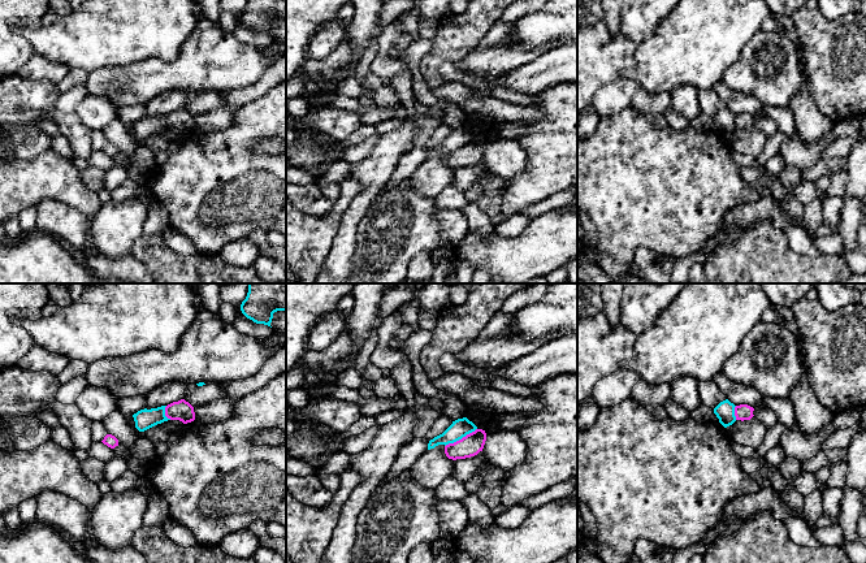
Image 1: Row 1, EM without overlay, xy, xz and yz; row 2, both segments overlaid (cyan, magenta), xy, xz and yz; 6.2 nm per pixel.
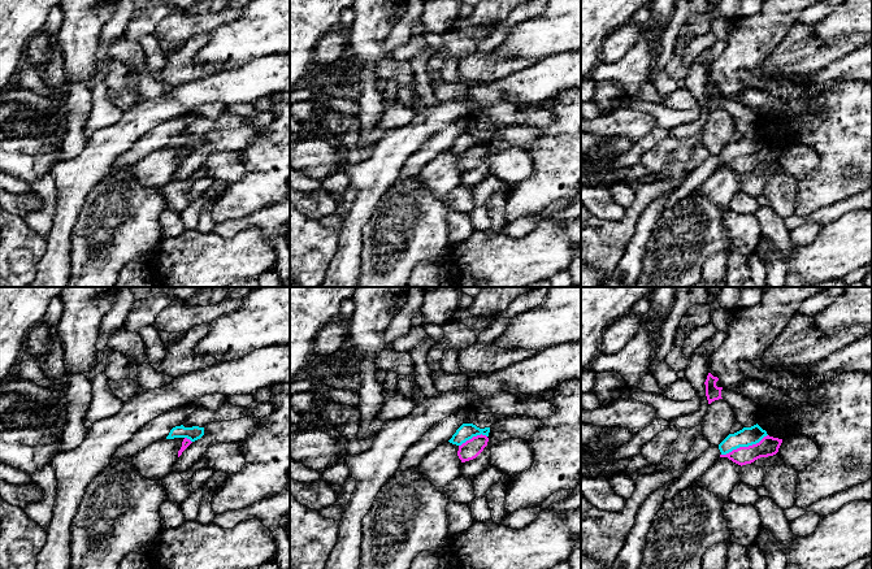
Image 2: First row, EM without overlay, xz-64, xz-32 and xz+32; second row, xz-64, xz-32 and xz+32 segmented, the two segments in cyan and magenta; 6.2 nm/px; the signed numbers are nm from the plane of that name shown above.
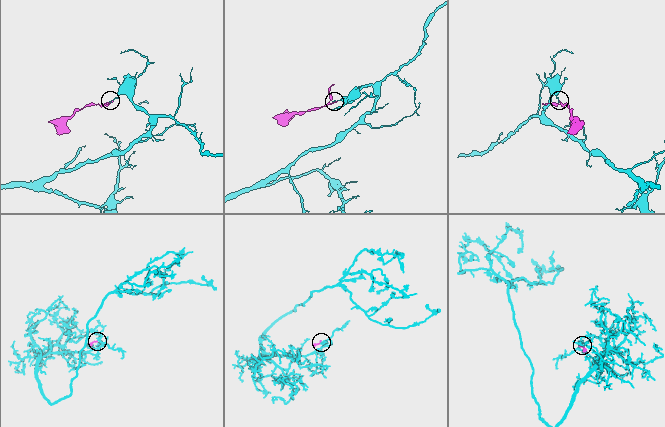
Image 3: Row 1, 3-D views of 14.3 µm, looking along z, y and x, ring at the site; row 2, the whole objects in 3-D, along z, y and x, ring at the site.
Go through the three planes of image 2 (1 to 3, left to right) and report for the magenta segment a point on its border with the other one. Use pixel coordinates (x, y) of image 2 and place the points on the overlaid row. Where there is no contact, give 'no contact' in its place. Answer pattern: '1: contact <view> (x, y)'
1: contact xz-64 (189, 438)
2: contact xz-32 (472, 437)
3: contact xz+32 (743, 446)

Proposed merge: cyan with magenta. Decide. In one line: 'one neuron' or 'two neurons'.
two neurons

